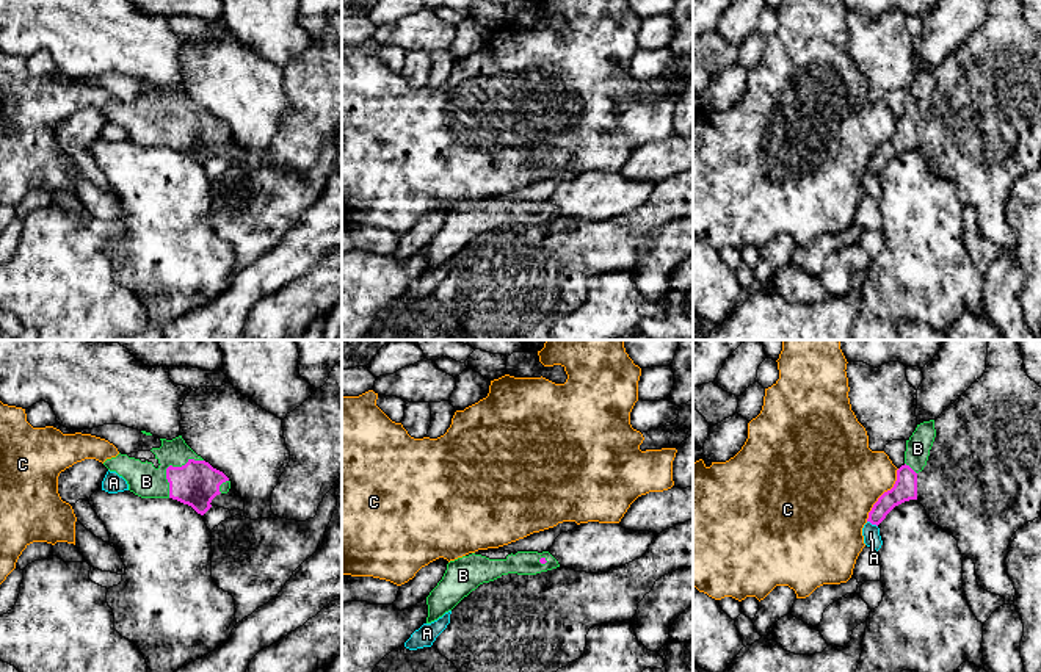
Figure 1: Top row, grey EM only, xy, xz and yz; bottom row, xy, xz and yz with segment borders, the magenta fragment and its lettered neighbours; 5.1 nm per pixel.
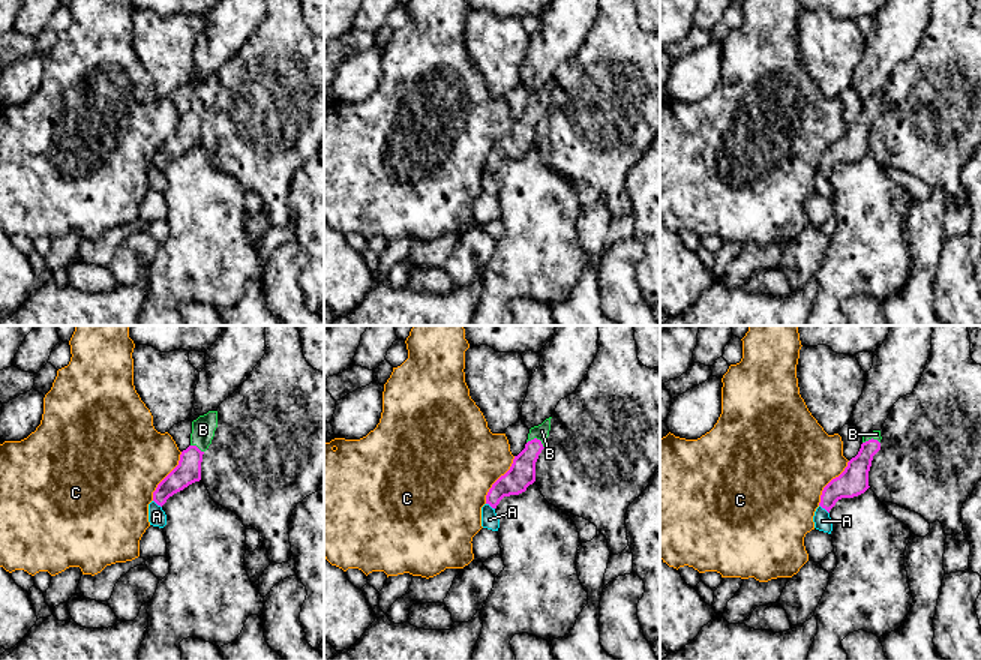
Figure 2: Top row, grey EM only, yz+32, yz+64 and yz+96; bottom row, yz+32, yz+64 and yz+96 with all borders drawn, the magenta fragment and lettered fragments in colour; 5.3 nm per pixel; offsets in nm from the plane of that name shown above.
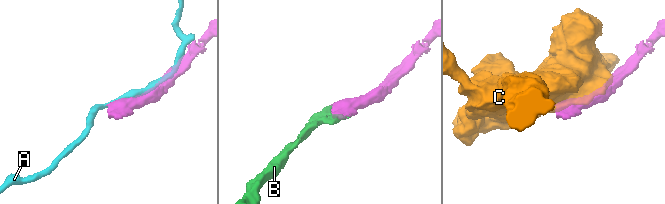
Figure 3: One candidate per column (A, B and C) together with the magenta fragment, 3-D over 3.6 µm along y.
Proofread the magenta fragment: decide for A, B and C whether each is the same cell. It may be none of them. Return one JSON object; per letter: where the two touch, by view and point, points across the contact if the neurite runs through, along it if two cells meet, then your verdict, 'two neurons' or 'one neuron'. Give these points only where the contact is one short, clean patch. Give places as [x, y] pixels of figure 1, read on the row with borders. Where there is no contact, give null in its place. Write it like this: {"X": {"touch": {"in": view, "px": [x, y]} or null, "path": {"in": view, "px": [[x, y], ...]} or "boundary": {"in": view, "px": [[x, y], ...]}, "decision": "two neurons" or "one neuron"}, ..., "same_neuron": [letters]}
{"A": {"touch": {"in": "yz", "px": [872, 523]}, "decision": "two neurons"}, "B": {"touch": {"in": "xy", "px": [170, 466]}, "decision": "one neuron"}, "C": {"touch": {"in": "yz", "px": [883, 494]}, "decision": "two neurons"}, "same_neuron": ["B"]}

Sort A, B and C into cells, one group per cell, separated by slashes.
A / B / C

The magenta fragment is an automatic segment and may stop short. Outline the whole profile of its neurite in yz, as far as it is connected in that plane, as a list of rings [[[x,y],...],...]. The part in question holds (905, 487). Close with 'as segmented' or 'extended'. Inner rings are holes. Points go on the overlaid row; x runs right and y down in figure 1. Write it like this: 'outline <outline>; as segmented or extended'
outline [[[934,420],[917,425],[906,440],[905,464],[897,470],[894,487],[878,498],[867,522],[878,526],[895,506],[917,500],[917,473],[927,465],[934,437]]]; extended

